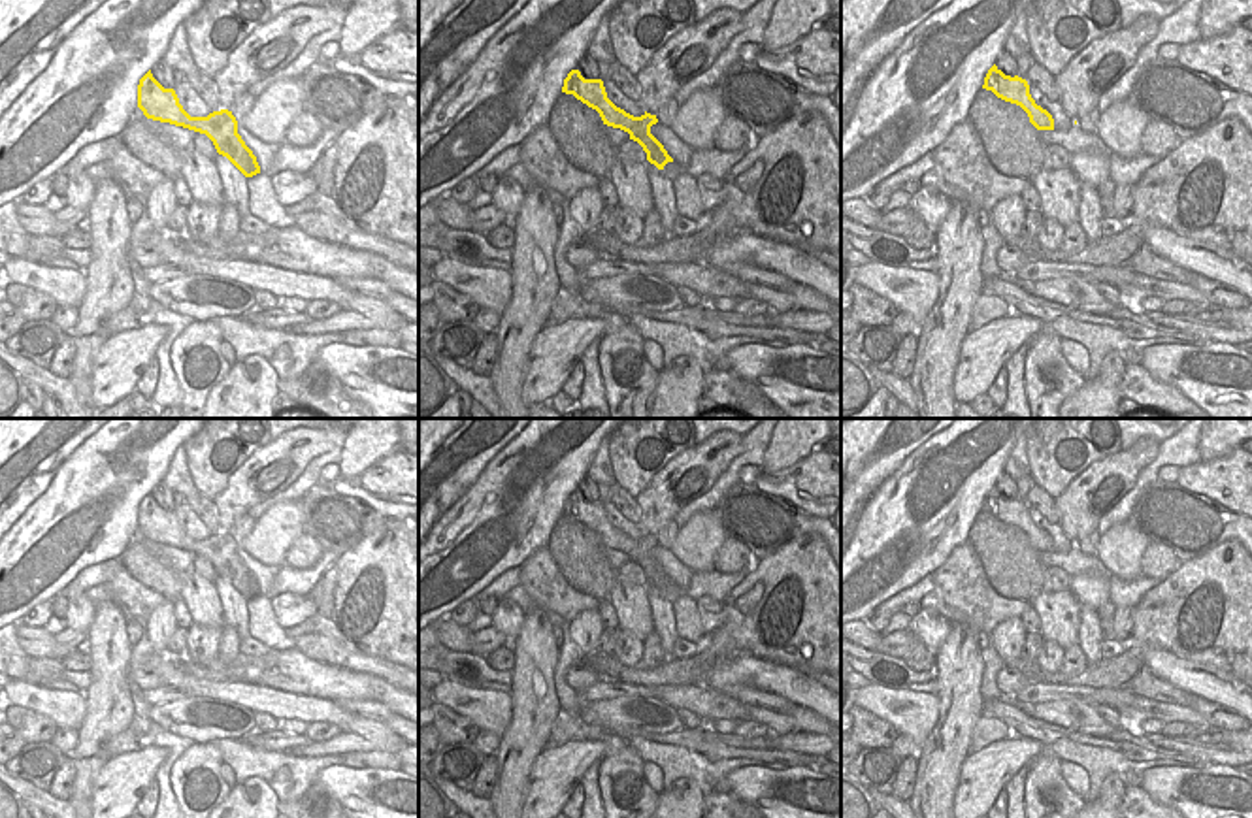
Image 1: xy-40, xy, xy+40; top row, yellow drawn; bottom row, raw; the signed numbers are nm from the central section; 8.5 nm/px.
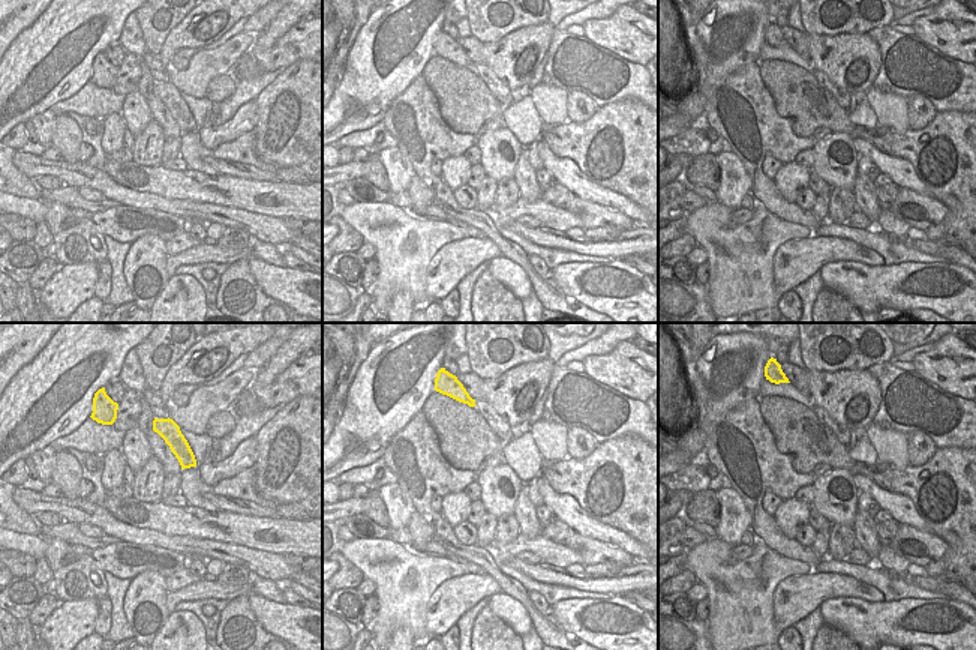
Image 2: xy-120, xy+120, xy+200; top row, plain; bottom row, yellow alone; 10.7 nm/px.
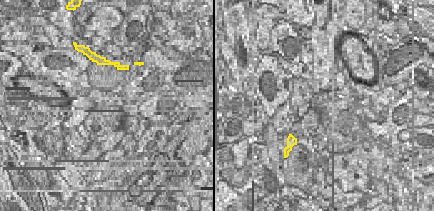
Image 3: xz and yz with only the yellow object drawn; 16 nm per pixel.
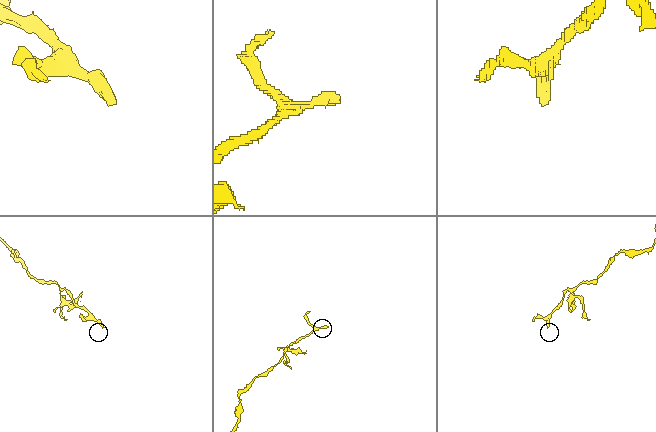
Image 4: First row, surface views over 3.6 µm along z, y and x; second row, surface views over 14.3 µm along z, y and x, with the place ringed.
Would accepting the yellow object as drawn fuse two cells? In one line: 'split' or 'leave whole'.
leave whole

